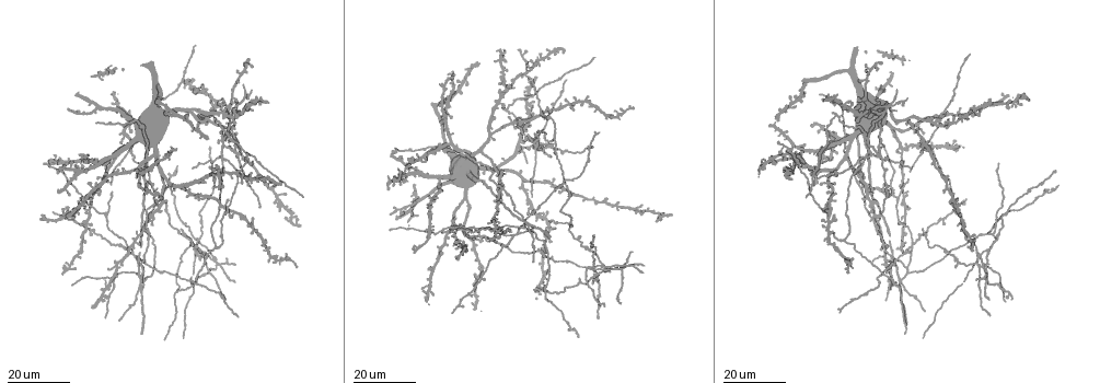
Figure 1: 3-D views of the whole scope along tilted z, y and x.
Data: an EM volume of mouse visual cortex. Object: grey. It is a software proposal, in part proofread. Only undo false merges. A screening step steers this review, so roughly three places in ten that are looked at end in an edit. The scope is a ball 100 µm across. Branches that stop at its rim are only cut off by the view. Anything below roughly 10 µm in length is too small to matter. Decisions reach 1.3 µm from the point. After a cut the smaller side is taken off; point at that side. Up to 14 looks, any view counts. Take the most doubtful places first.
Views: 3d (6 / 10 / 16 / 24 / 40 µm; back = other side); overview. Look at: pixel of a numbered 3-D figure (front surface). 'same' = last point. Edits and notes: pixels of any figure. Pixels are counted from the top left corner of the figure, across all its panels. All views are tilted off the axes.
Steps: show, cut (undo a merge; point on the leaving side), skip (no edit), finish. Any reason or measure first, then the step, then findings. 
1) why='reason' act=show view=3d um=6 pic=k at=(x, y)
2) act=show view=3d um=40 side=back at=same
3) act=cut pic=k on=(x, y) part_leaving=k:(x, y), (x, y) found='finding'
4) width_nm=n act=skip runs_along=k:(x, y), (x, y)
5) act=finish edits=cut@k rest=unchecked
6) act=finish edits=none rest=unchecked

why='arms part here' act=show view=3d um=16 pic=1 at=(908, 269)

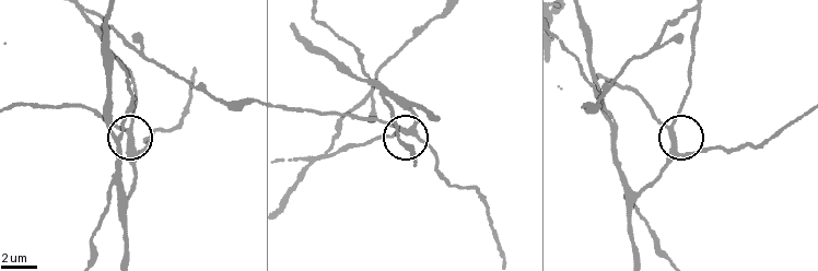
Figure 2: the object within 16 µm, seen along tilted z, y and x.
act=show view=3d um=6 pic=2 at=(670, 127)

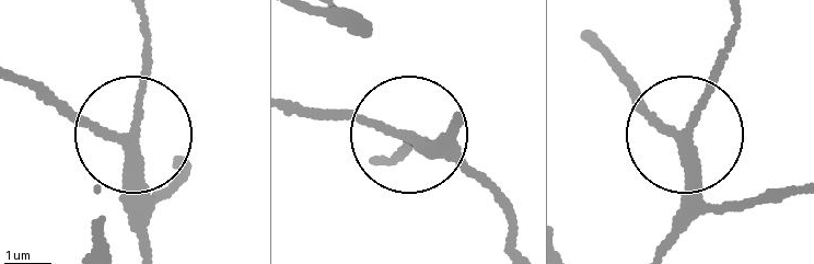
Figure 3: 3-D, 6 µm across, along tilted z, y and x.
arms=3 act=skip runs_along=3:(454, 119), (422, 146), (353, 119), (298, 118) found='one cell here'

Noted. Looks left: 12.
act=show view=3d um=24 pic=1 at=(911, 246)

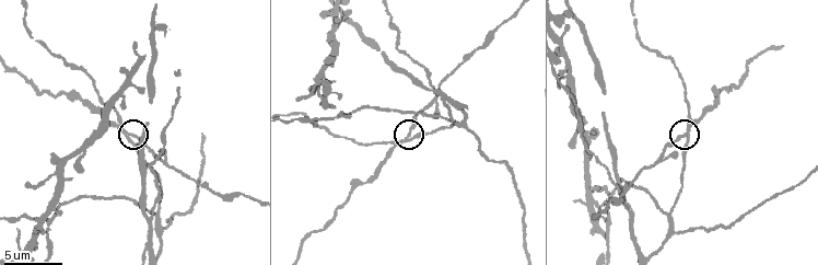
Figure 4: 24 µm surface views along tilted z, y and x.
why='closer look' act=show view=3d um=6 pic=4 at=(686, 133)

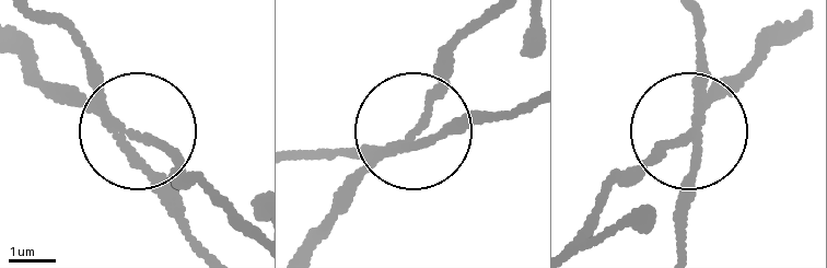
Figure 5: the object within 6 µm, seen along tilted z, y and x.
arms=3 act=cut pic=5 on=(46, 91) part_leaving=5:(111, 116), (255, 226) found='a second cell is stuck on'

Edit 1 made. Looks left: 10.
act=show view=3d um=24 pic=1 at=(848, 161)

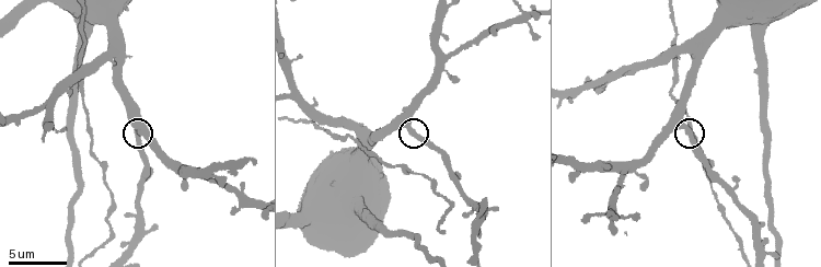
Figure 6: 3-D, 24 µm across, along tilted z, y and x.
act=show view=3d um=6 pic=6 at=(681, 128)

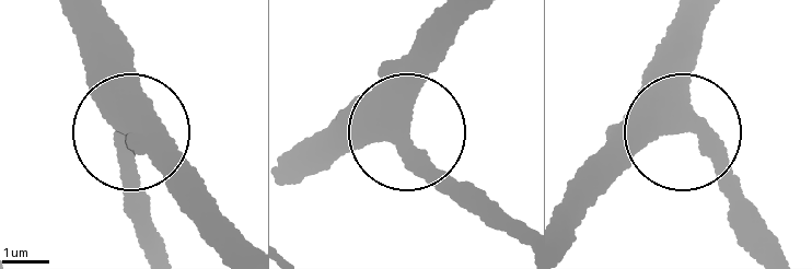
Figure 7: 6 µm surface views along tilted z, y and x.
arms=3 act=skip runs_along=7:(308, 173), (399, 136), (452, 203) found='one cell here'

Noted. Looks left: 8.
why='side arm on a straight run' act=show view=3d um=16 pic=1 at=(504, 187)

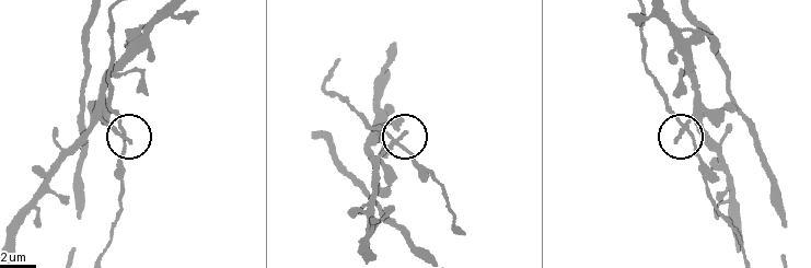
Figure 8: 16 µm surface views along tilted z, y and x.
why='zoom in' act=show view=3d um=10 pic=8 at=(121, 133)

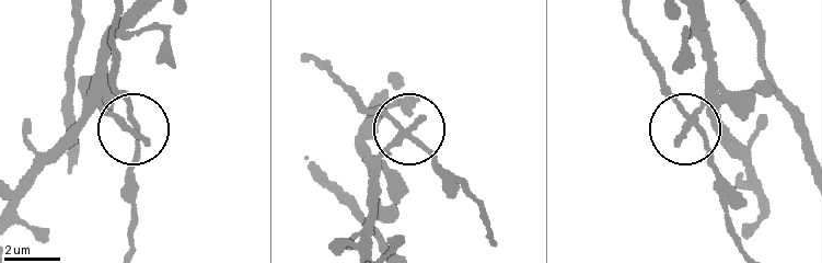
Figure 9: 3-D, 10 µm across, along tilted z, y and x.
arms=3 act=skip runs_along=9:(743, 12), (759, 79), (699, 104), (685, 127), (652, 54) found='all the same cell'

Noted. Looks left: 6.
why='three arms meet' act=show view=3d um=16 pic=1 at=(844, 240)

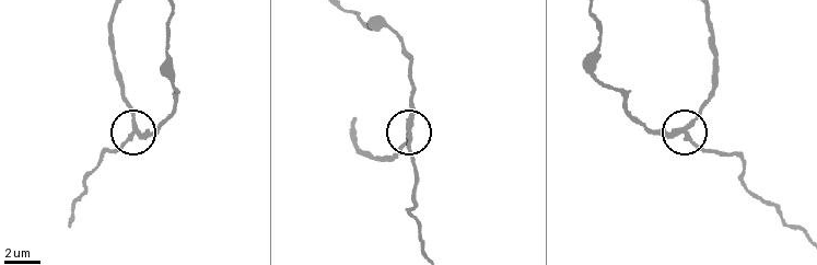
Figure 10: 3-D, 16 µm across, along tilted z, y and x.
act=show view=3d um=10 pic=10 at=(686, 133)

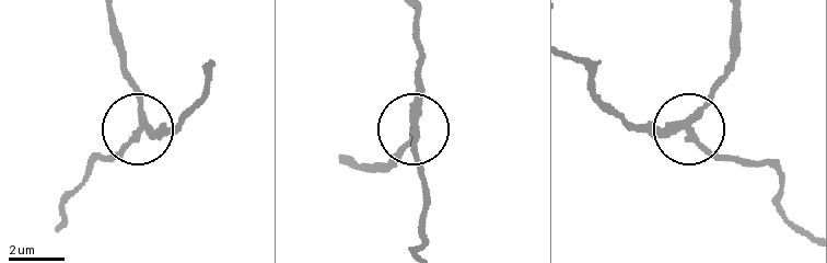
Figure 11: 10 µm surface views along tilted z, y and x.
arms=3 act=cut pic=11 on=(140, 100) part_leaving=11:(150, 128), (111, 10) found='two cells meet here'

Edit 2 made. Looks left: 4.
why='four or more arms meet' act=show view=3d um=16 pic=1 at=(803, 149)

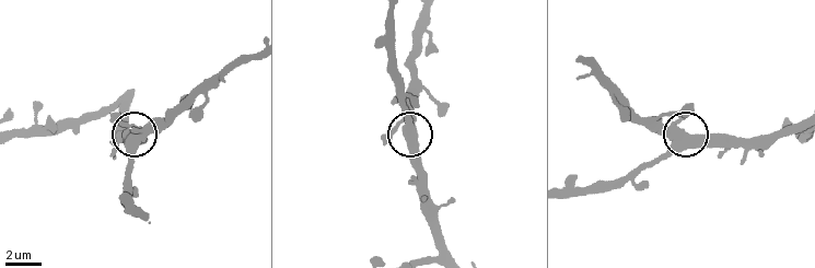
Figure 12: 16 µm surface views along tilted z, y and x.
why='closer look' act=show view=3d um=10 pic=12 at=(134, 139)

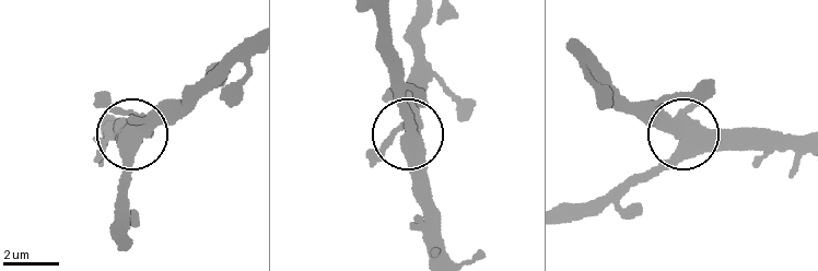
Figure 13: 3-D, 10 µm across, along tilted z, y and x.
side_arm_um=21 act=skip runs_along=13:(799, 137), (715, 139), (666, 125), (651, 106) found='all the same cell'

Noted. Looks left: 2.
act=finish edits=cut@5,cut@11 rest=unchecked

